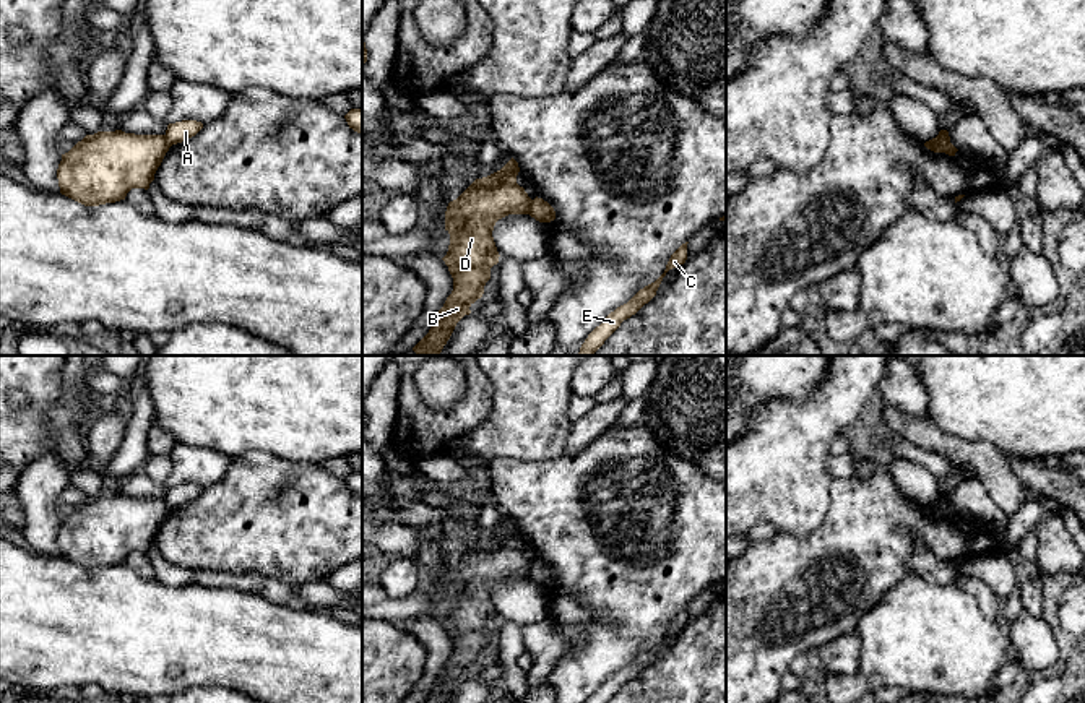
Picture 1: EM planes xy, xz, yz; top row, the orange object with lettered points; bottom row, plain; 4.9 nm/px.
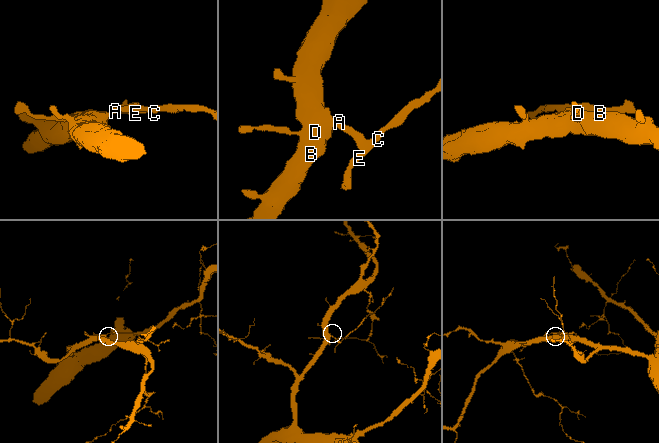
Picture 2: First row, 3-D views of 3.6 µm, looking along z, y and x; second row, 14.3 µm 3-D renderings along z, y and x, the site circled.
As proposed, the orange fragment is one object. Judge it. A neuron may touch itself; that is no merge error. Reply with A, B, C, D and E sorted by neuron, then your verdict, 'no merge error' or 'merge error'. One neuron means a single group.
A C E / B D; merge error

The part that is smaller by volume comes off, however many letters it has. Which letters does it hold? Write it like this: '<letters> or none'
A, C, E

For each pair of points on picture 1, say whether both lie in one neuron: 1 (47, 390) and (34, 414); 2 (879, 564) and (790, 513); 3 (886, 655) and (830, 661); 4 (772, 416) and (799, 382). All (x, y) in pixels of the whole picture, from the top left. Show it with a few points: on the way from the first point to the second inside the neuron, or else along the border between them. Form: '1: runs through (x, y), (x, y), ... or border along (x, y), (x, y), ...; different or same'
1: runs through (41, 396), (38, 408); same
2: border along (832, 492), (814, 530), (780, 531); different
3: border along (855, 632), (860, 642), (860, 672); different
4: border along (821, 382), (799, 401), (767, 400), (751, 414); different

